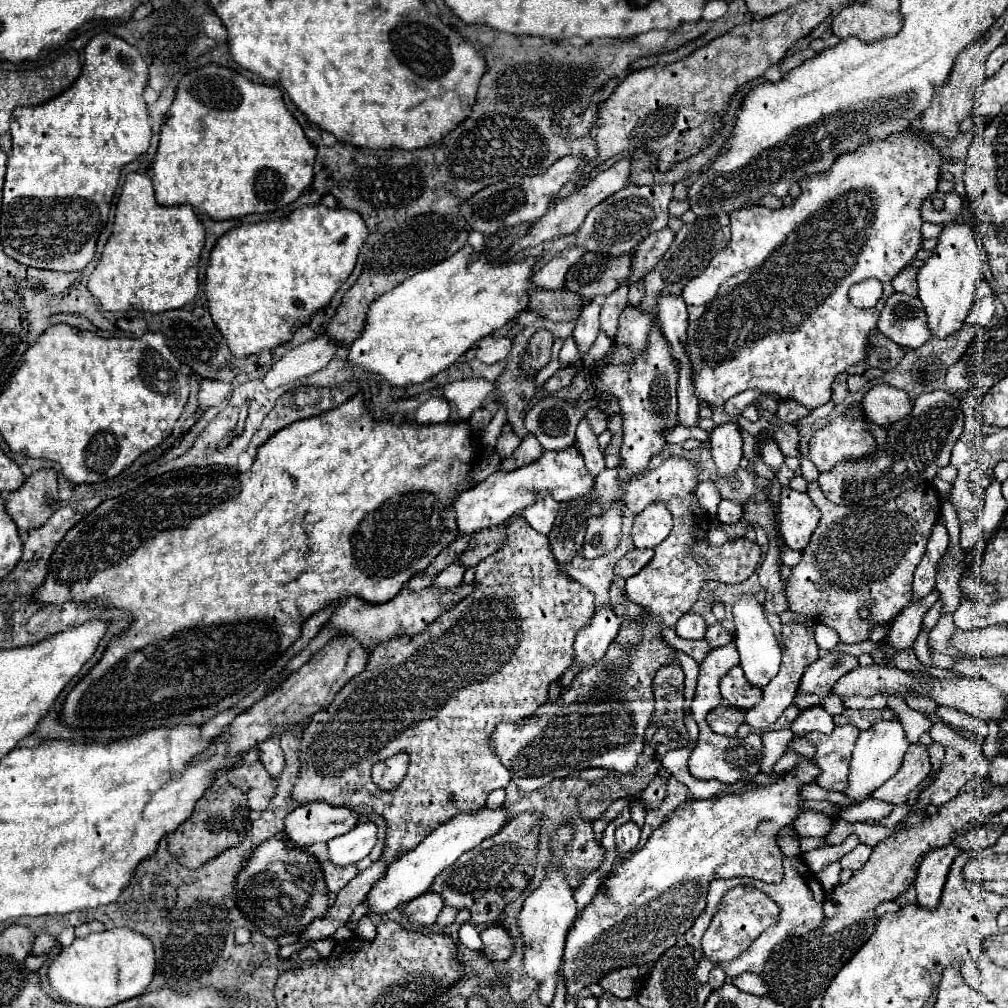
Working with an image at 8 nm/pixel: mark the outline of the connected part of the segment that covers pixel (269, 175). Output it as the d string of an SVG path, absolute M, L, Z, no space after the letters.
M208 64L182 76L174 102L160 126L160 144L152 164L156 202L162 206L190 204L212 220L274 212L294 202L308 188L314 176L314 158L316 148L286 110L280 88L254 84L230 68Z

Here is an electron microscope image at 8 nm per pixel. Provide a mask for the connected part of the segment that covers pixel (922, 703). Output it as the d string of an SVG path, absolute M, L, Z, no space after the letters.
M908 692L908 694L904 694L904 700L906 700L906 704L908 704L910 708L922 712L922 714L932 722L932 728L930 728L930 736L932 736L932 740L934 740L934 742L940 742L940 744L946 748L946 758L944 758L944 762L942 762L942 768L940 768L936 780L932 782L932 786L930 786L926 792L920 794L918 804L916 804L912 810L924 810L926 804L942 806L942 804L950 802L952 798L956 798L956 794L960 792L960 788L962 788L966 782L974 780L976 776L986 776L986 772L988 772L988 768L986 768L988 760L986 760L986 756L984 756L984 752L982 752L982 744L970 740L970 738L968 738L966 734L962 734L960 730L948 726L948 724L936 714L938 704L936 704L934 700L930 700L930 698L926 698L926 696L922 698L922 696L916 694L916 692Z

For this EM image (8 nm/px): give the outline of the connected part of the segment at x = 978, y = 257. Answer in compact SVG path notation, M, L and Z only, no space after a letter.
M966 196L960 216L954 222L942 224L938 244L918 272L918 298L926 308L928 326L932 328L934 336L944 338L962 328L974 300L974 286L982 280L982 268L984 250L978 246L976 216L972 202Z

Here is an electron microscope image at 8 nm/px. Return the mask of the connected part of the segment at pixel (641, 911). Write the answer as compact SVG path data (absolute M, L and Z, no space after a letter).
M804 762L776 784L742 794L686 800L678 806L640 850L616 864L598 886L592 902L576 918L562 958L566 994L580 996L582 988L598 984L612 970L654 962L702 914L712 880L748 876L780 882L784 854L774 836L782 826L796 820L800 814L798 788L812 782L816 774L818 768Z

